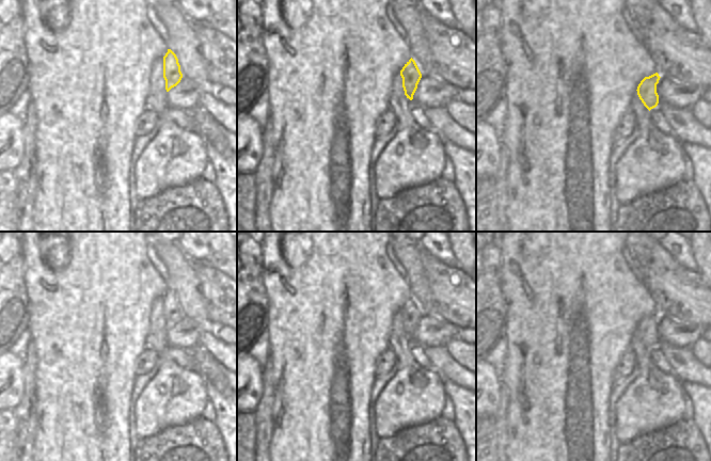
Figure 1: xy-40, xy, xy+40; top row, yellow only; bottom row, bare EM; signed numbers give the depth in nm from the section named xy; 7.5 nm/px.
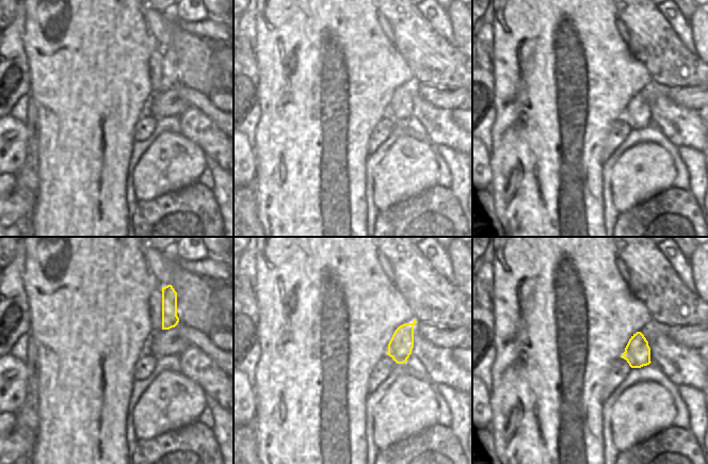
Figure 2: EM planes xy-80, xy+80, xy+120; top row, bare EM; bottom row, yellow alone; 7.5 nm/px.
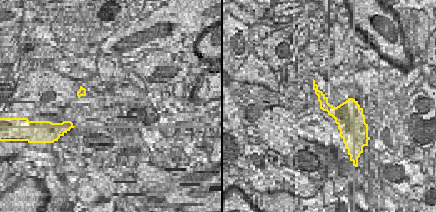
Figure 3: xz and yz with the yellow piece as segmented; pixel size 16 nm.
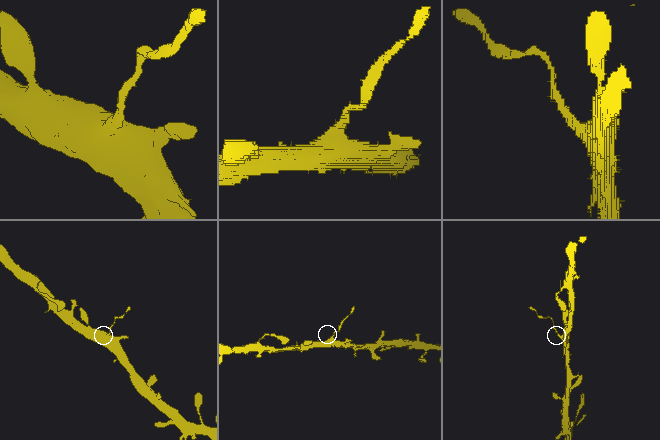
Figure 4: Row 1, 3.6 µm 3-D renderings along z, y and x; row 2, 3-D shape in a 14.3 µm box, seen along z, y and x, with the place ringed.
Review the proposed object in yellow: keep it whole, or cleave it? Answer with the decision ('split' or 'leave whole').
split

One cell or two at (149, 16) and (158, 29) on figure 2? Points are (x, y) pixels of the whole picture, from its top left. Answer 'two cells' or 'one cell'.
one cell

